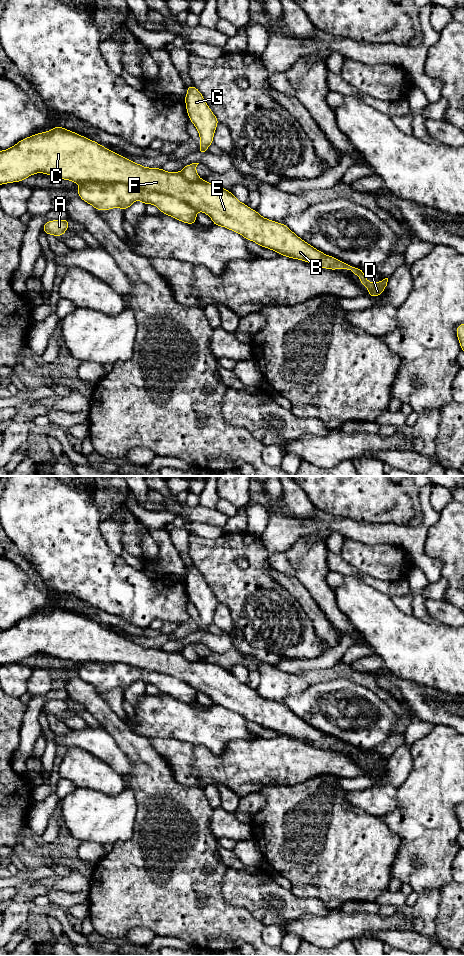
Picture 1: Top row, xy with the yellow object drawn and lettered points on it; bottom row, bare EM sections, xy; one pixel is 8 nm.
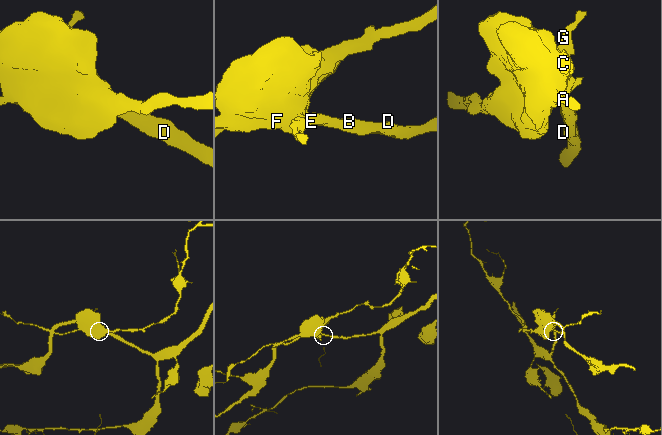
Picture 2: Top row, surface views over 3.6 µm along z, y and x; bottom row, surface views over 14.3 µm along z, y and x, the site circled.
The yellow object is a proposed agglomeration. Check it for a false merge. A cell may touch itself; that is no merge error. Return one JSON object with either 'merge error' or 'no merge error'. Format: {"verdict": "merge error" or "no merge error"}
{"verdict": "merge error"}

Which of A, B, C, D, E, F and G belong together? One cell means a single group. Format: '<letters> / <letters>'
A G / B C D E F

